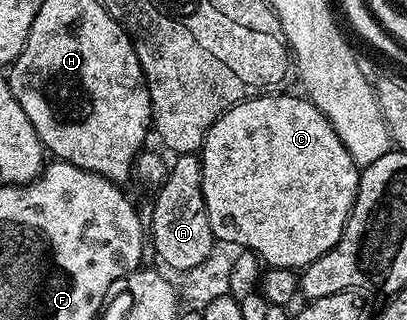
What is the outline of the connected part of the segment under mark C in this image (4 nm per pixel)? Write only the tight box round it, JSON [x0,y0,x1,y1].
[200,92,360,268]

